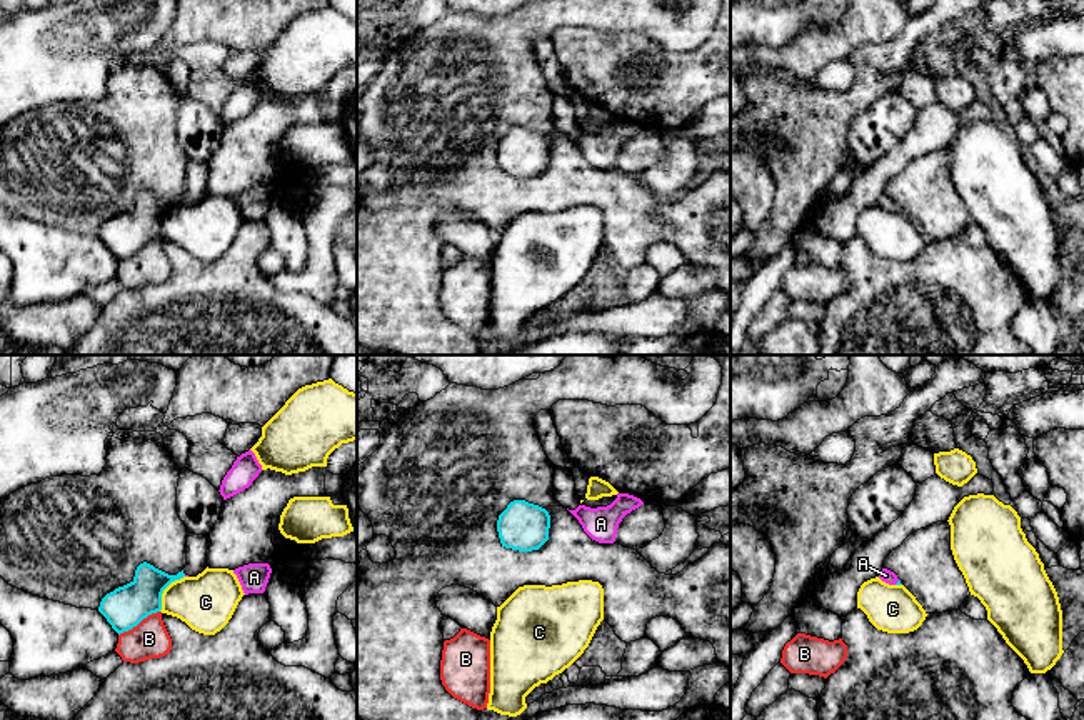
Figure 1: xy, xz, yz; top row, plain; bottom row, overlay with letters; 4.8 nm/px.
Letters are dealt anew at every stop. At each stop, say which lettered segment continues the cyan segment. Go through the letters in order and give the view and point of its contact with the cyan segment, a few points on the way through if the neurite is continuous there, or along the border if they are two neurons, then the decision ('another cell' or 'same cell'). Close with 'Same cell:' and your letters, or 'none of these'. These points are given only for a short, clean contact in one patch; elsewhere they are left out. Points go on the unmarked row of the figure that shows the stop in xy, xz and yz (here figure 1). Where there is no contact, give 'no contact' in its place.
A: meets cyan in yz at (898, 209); runs through yz (899, 207), (898, 209), (886, 202); same cell
B: meets cyan in xy at (139, 249); border along xy (159, 237), (119, 262); another cell
C: meets cyan in xy at (164, 215); border along xy (184, 202), (164, 217), (159, 237); another cell
Same cell: A

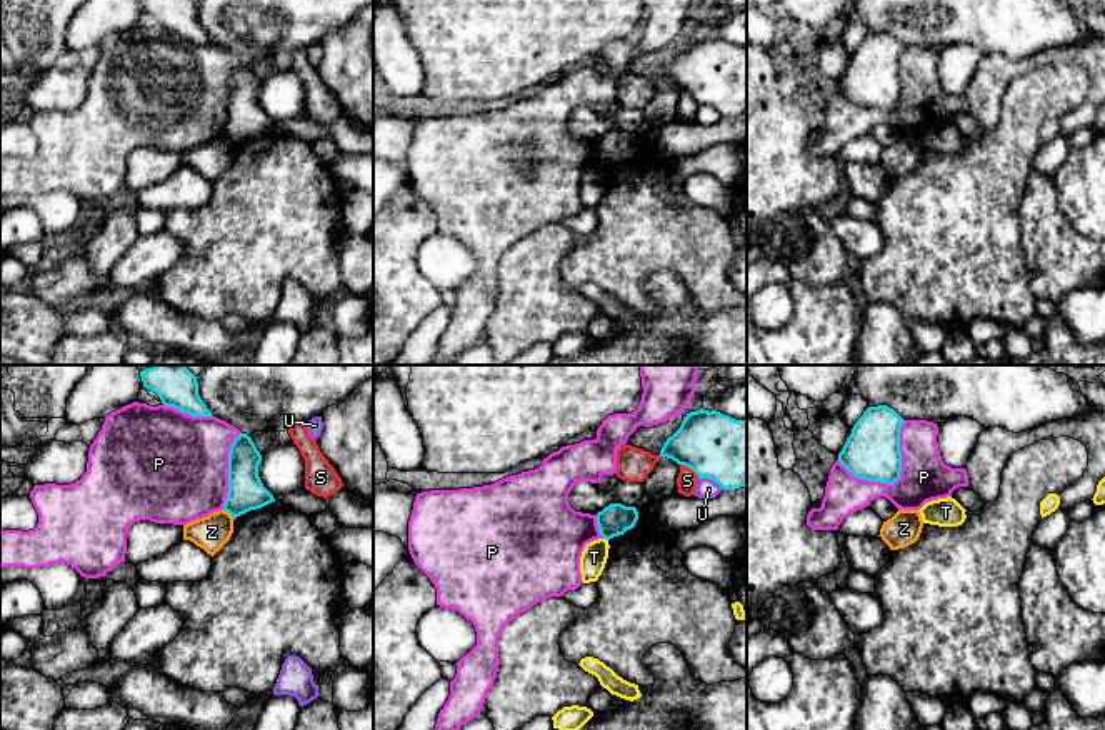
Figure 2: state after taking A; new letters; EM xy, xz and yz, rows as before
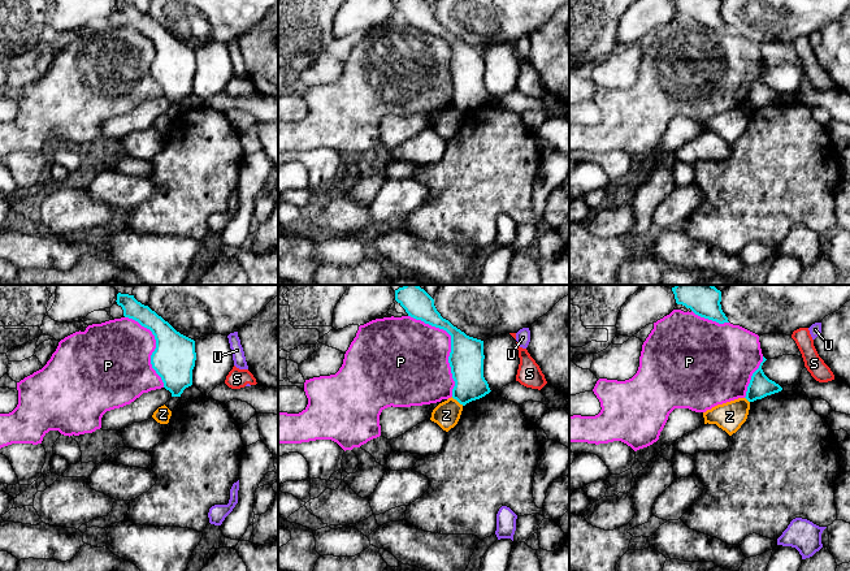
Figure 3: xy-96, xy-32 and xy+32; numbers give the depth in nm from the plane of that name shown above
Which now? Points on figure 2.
P: meets cyan in yz at (895, 107); another cell
S: meets cyan in xz at (690, 94); another cell
T: meets cyan in xz at (605, 165); border along xz (604, 164), (607, 167); another cell
U: meets cyan in xz at (710, 105); border along xz (699, 104), (709, 104), (722, 115); another cell
Z: meets cyan in xy at (229, 139); border along xy (224, 135), (234, 145); another cell
Same cell: none of these

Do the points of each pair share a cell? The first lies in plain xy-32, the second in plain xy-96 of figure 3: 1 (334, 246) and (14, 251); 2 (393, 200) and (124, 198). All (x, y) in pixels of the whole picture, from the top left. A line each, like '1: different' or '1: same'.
1: same
2: same

